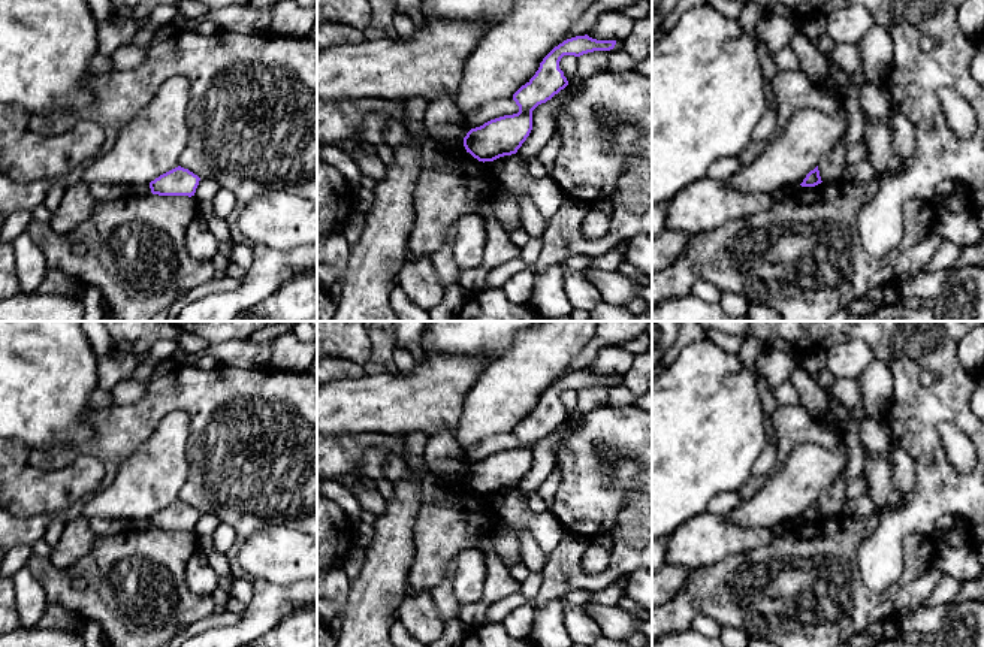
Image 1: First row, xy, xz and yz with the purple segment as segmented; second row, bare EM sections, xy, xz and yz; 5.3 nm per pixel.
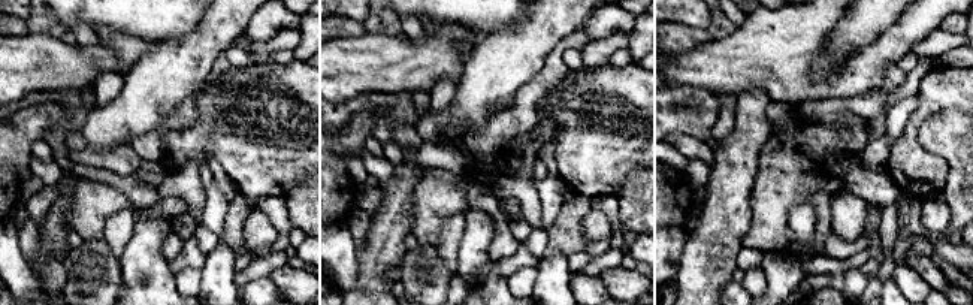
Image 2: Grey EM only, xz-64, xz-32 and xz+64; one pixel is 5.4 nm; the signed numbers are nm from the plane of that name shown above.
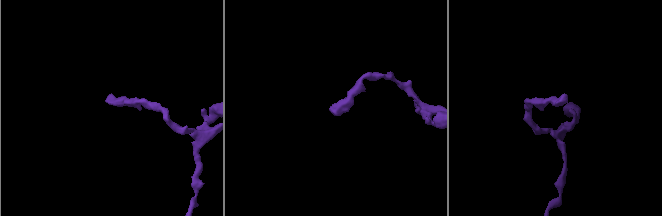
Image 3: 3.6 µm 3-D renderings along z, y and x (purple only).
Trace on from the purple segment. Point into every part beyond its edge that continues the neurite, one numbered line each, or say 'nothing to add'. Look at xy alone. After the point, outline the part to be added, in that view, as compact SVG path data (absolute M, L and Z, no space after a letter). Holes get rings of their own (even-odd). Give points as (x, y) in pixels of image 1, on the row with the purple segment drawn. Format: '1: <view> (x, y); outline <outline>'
nothing to add

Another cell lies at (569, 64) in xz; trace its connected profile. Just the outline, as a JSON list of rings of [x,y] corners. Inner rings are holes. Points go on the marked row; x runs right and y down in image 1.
[[[564,55],[559,61],[559,69],[564,72],[564,76],[567,79],[576,75],[577,66],[579,66],[579,60],[574,55]]]

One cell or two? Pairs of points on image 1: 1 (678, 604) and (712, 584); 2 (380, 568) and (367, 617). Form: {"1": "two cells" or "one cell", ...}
{"1": "one cell", "2": "one cell"}

